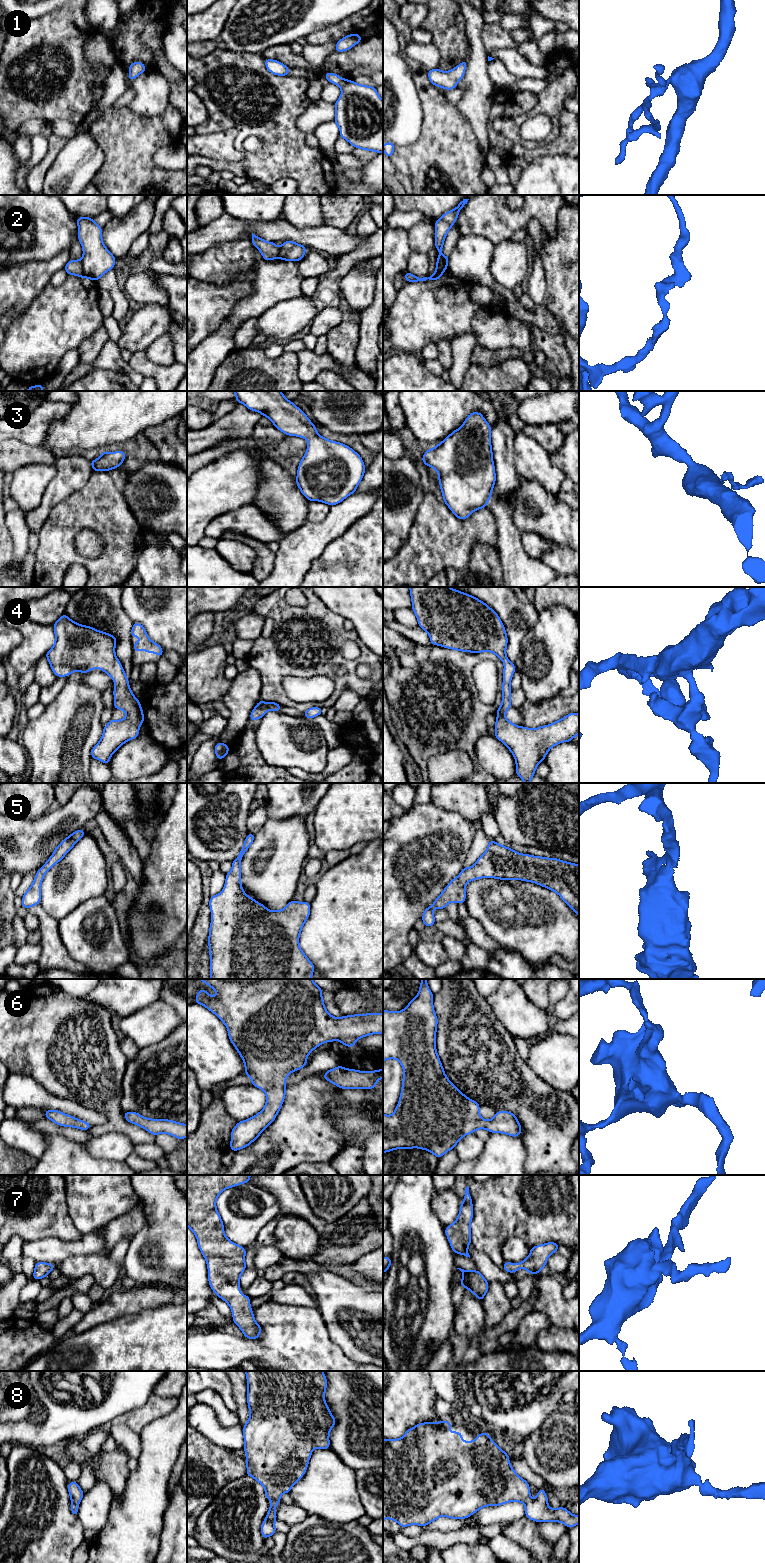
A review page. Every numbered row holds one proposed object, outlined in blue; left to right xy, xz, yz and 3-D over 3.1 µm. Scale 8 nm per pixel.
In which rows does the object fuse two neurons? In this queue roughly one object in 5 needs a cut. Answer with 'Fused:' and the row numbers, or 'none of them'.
Fused: 2

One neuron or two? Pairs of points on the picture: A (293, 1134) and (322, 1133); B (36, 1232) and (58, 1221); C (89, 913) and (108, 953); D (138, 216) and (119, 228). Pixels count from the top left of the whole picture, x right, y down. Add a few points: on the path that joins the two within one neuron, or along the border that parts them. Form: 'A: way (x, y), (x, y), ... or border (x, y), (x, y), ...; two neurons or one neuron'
A: way (300, 1134), (315, 1134); one neuron
B: way (41, 1227), (47, 1221), (53, 1221); one neuron
C: way (92, 923), (92, 933), (102, 943); one neuron
D: way (133, 221), (124, 228); one neuron

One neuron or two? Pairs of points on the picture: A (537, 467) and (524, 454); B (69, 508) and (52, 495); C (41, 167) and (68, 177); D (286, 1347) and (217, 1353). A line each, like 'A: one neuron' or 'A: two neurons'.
A: one neuron
B: two neurons
C: two neurons
D: one neuron

